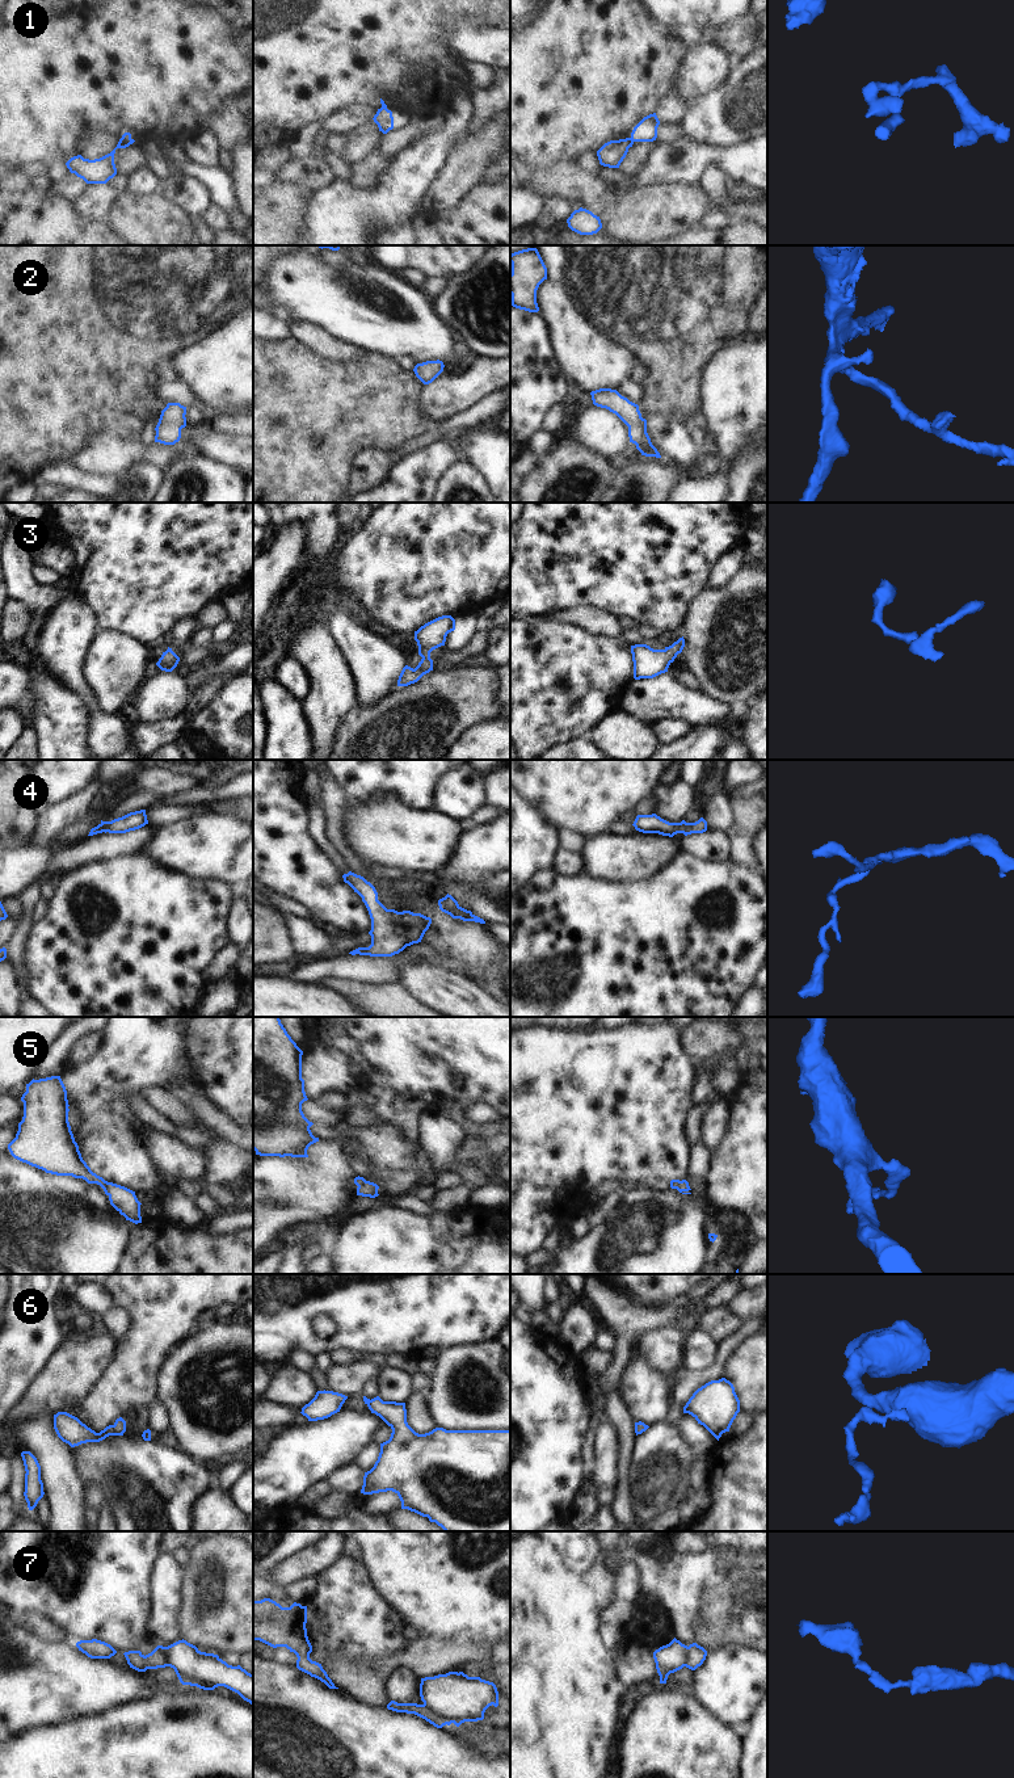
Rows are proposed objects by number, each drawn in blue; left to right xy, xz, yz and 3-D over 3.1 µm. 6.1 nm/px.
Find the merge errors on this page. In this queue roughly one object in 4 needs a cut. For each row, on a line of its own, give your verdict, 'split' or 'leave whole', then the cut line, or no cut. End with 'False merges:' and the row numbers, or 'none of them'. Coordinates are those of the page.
1: split; cut in yz along (630, 138), (634, 141)
2: leave whole; no cut
3: leave whole; no cut
4: leave whole; no cut
5: leave whole; no cut
6: leave whole; no cut
7: split; cut in xz along (424, 1703), (450, 1723)
False merges: 1, 7

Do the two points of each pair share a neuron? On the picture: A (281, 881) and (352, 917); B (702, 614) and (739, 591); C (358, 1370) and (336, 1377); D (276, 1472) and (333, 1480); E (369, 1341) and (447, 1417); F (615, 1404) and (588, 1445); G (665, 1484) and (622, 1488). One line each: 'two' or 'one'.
A: one
B: one
C: one
D: two
E: two
F: two
G: two

